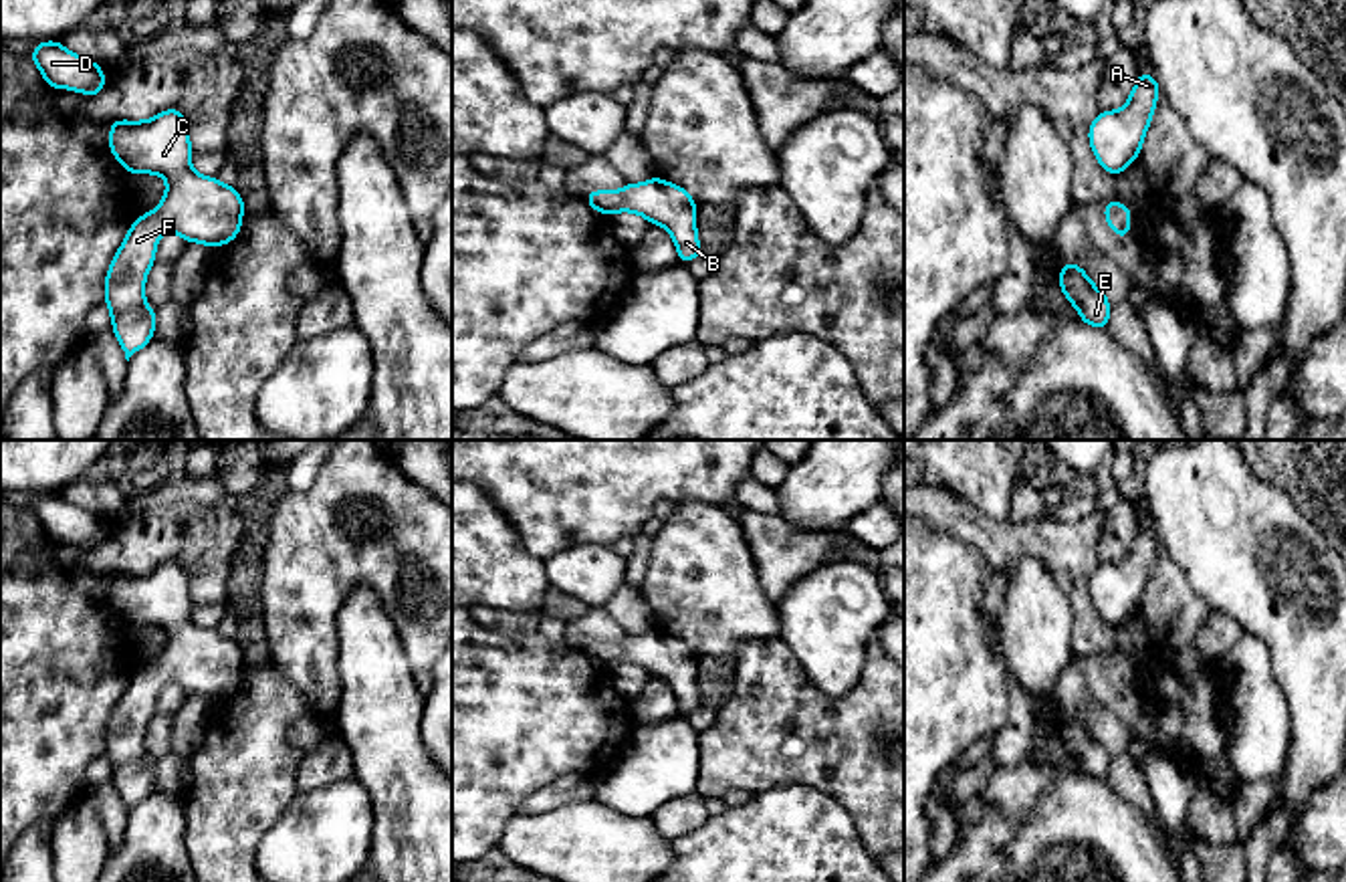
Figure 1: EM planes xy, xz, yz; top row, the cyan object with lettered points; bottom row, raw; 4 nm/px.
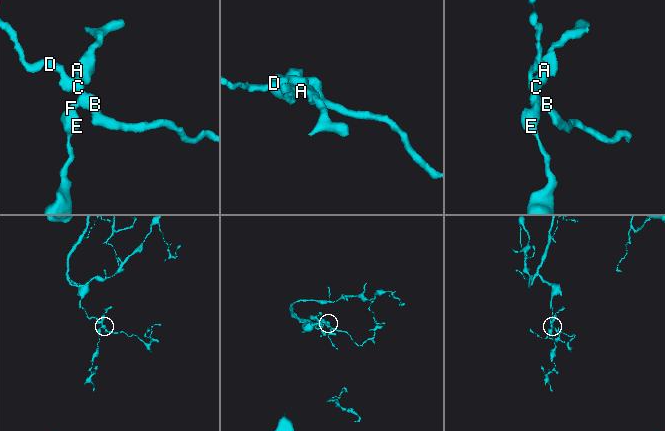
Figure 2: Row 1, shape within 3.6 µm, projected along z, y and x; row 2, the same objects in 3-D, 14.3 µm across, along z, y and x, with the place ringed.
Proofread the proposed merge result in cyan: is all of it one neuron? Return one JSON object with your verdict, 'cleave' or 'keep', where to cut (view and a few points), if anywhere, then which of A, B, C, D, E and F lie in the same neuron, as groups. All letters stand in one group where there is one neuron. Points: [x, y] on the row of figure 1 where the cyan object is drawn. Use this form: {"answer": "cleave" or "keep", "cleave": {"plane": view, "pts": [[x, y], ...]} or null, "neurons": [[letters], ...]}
{"answer": "keep", "cleave": null, "neurons": [["A", "B", "C", "D", "E", "F"]]}

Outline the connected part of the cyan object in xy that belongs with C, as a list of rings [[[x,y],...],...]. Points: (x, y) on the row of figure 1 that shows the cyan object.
[[[163,109],[147,121],[109,123],[115,159],[133,176],[159,174],[167,182],[161,204],[131,224],[105,279],[105,305],[129,361],[153,339],[157,307],[145,307],[143,291],[159,236],[170,230],[188,244],[228,244],[240,234],[244,200],[234,186],[192,170],[190,125],[180,109]]]

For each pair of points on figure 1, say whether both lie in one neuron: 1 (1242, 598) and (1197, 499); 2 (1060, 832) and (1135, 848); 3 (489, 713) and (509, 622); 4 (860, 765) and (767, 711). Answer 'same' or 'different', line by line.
1: same
2: same
3: different
4: same

